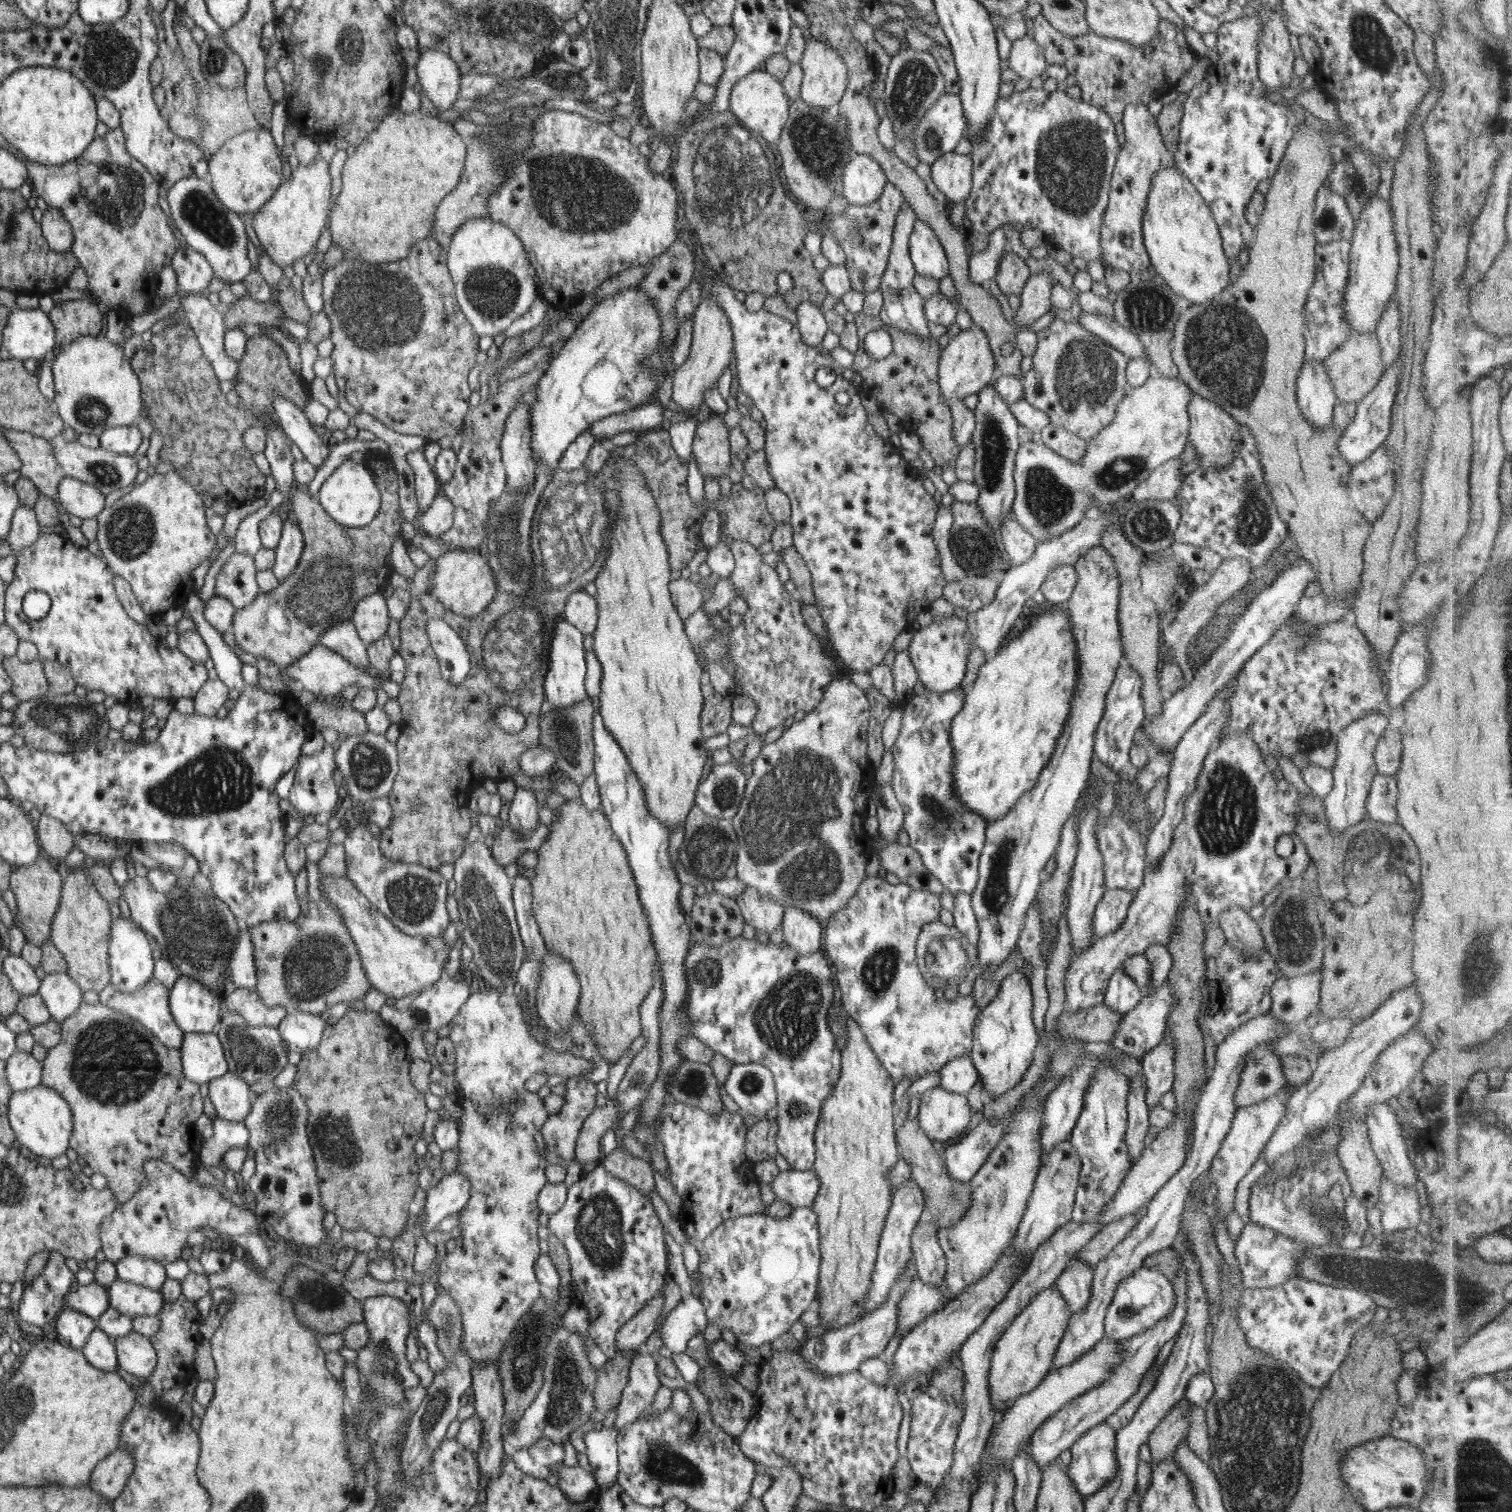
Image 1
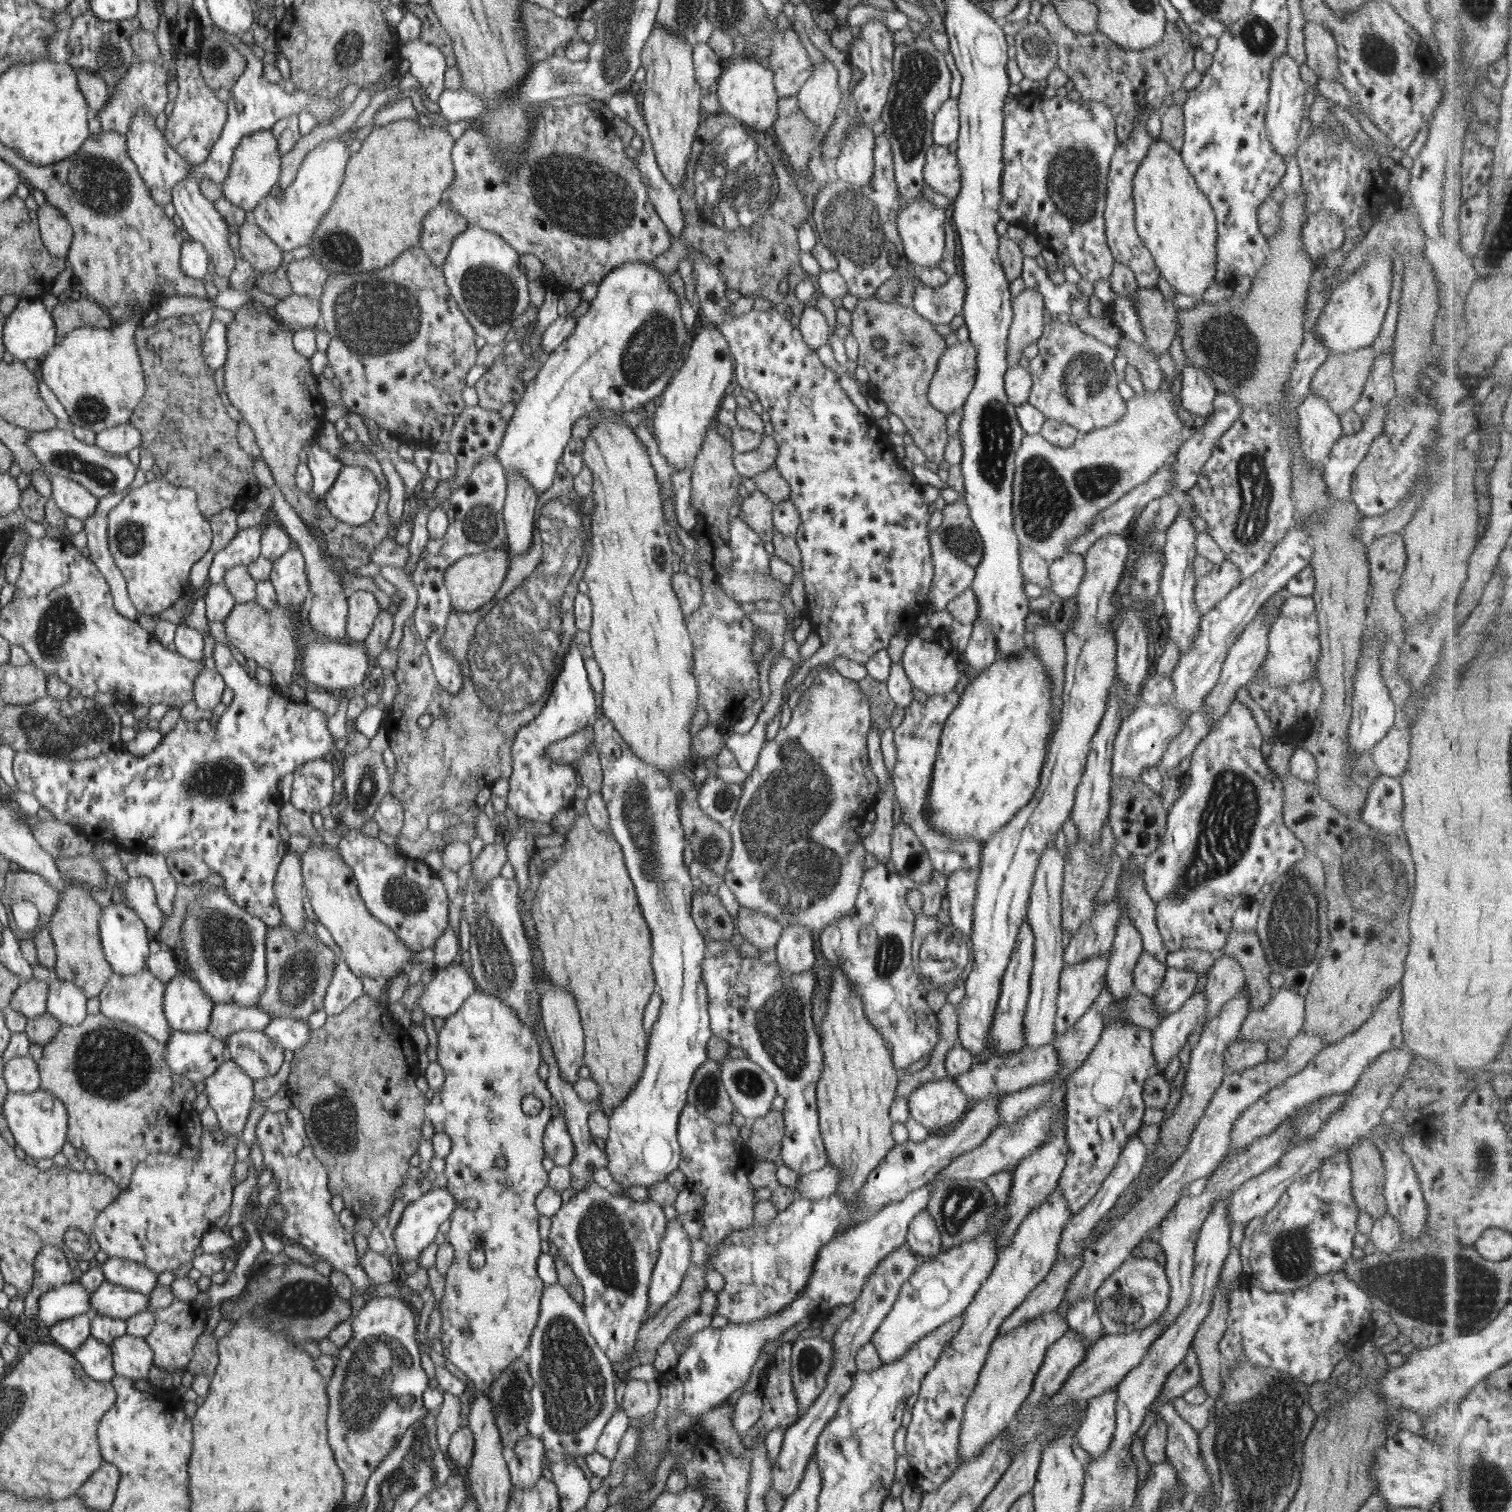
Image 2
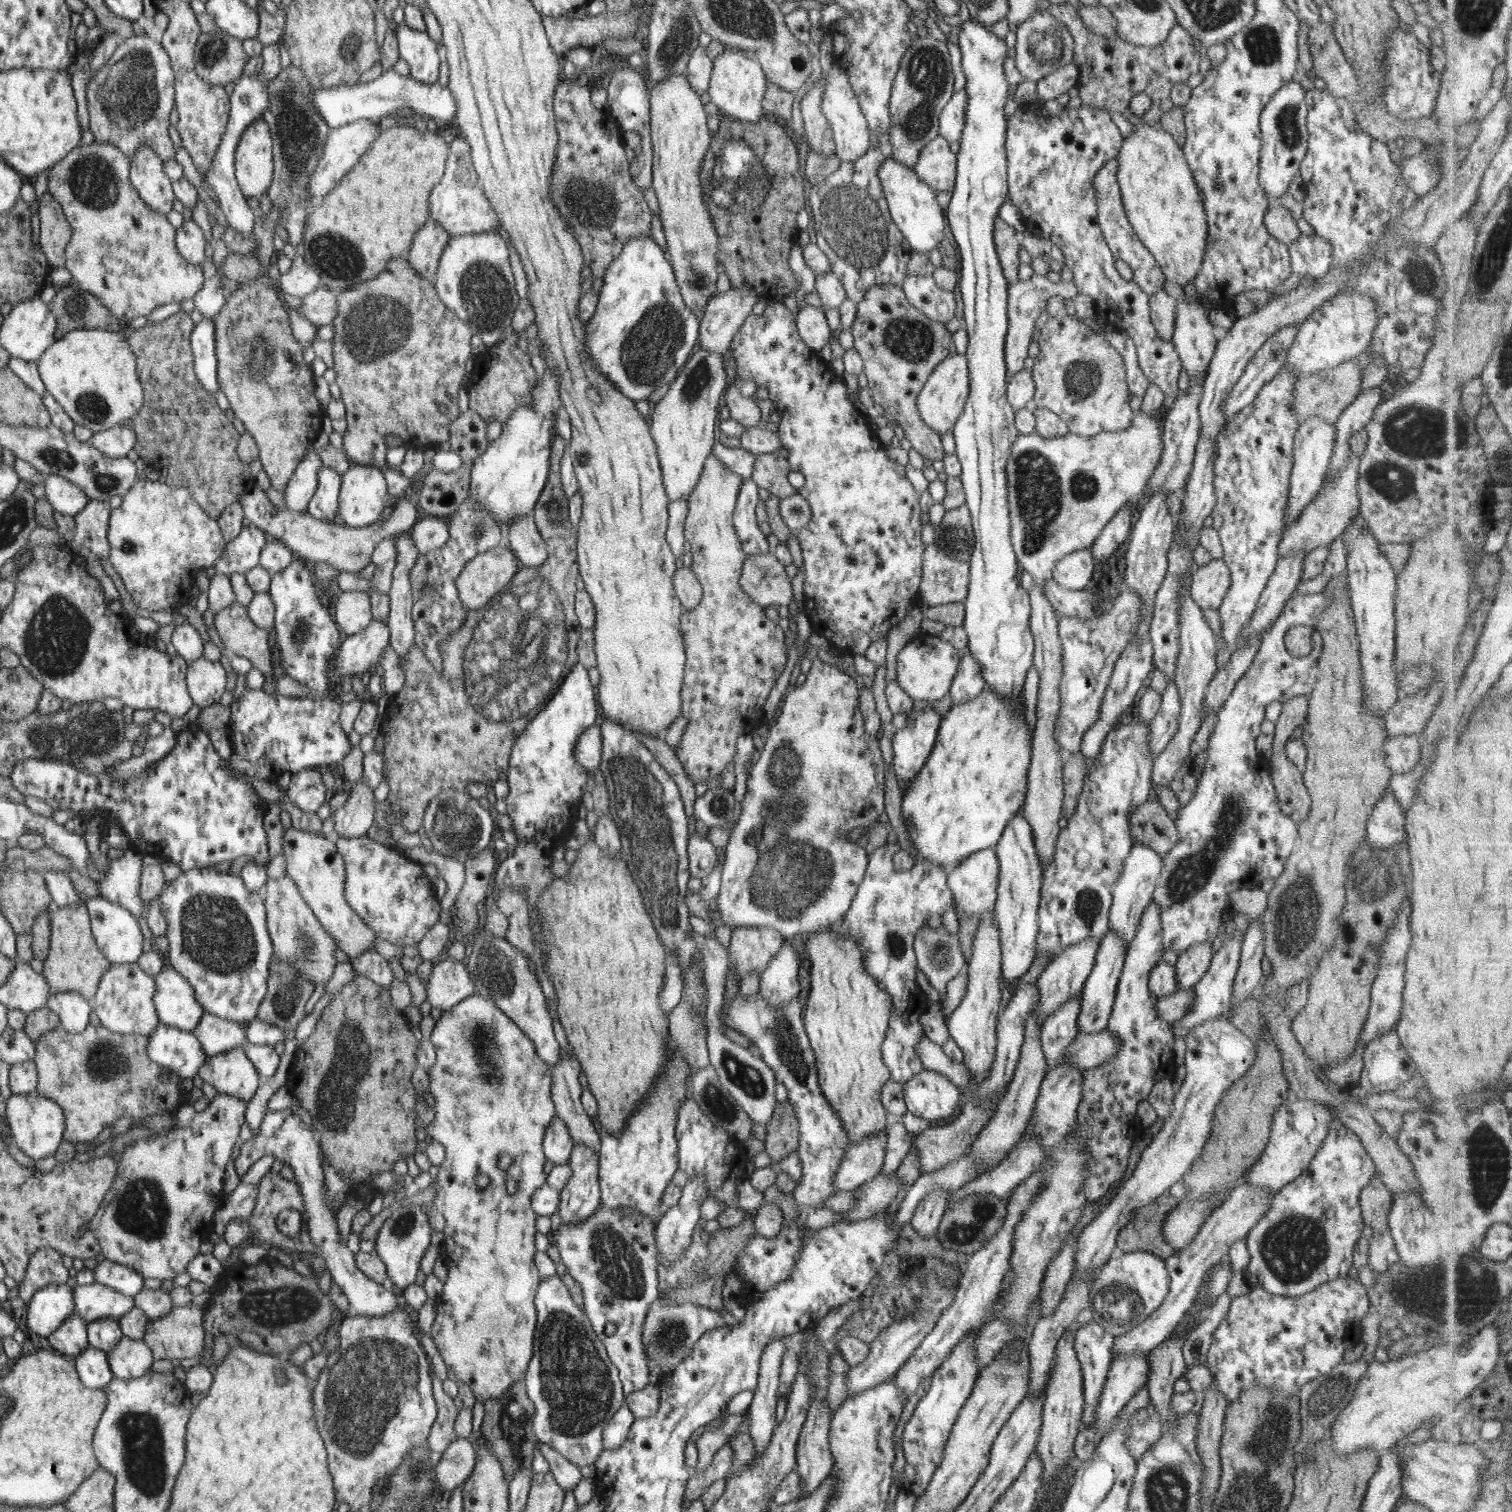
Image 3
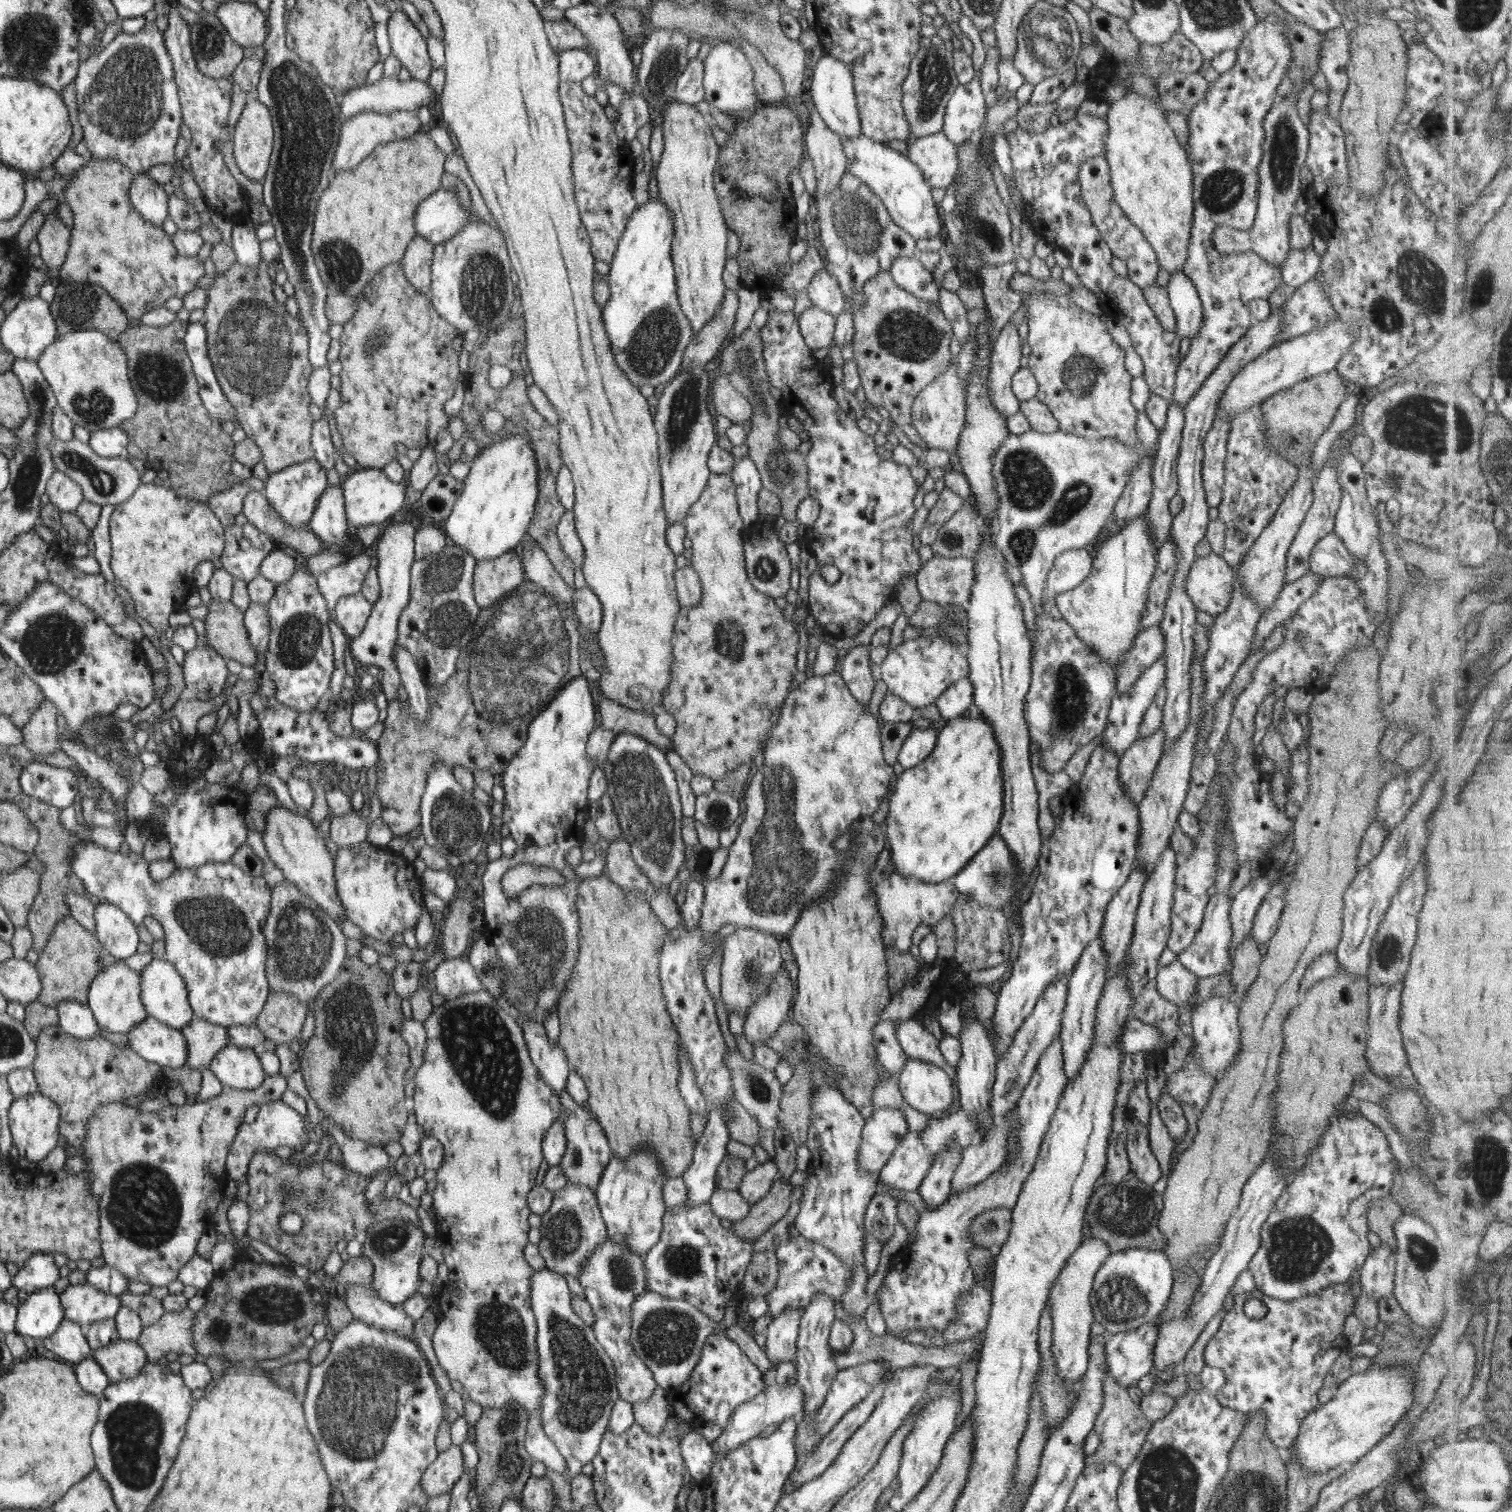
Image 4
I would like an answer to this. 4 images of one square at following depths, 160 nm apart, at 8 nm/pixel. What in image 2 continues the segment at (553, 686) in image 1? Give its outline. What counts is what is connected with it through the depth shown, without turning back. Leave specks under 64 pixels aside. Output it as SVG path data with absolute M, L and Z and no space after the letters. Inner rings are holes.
M572 643L564 657L563 671L556 679L555 688L547 706L539 712L536 720L531 720L519 728L512 748L514 768L509 776L509 793L507 806L516 812L517 816L534 822L550 823L554 814L564 810L574 801L574 792L578 790L576 772L573 766L568 766L562 760L553 761L545 755L545 750L557 740L568 738L575 732L583 730L596 714L594 691L586 674L585 659L576 644ZM536 782L540 784L534 784Z

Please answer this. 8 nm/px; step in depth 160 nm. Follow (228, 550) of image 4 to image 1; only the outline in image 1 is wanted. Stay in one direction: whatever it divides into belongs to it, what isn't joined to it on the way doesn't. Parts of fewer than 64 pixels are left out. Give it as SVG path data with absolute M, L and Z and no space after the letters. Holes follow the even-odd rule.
M276 490L274 494L271 494L266 506L262 506L262 508L256 510L256 512L247 515L240 522L236 535L233 537L235 552L255 556L255 554L263 548L259 535L260 523L266 520L270 513L276 511L276 506L280 509L291 497L291 493L283 495L282 492Z

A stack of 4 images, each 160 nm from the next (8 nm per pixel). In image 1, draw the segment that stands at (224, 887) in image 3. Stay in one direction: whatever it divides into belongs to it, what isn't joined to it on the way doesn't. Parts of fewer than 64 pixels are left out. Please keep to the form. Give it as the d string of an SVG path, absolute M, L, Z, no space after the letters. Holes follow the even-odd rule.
M248 926L240 931L238 944L235 946L231 960L231 971L228 972L228 981L231 989L258 988L259 976L255 965L255 945L252 942L251 932Z

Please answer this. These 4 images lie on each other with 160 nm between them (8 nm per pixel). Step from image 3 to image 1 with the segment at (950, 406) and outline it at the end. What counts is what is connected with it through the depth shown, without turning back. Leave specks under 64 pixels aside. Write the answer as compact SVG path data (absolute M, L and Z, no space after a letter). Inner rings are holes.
M975 323L972 328L962 330L958 335L950 338L948 345L941 352L939 358L938 385L940 393L947 402L954 399L965 399L980 393L988 382L997 377L997 365L990 348L987 334Z

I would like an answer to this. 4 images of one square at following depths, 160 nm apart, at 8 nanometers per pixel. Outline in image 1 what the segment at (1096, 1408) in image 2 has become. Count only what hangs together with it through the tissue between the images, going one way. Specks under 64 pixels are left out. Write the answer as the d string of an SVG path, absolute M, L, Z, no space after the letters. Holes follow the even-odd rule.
M1104 1421L1086 1431L1071 1447L1072 1458L1066 1467L1067 1473L1083 1502L1107 1482L1114 1480L1119 1471L1116 1459L1116 1433L1114 1428Z

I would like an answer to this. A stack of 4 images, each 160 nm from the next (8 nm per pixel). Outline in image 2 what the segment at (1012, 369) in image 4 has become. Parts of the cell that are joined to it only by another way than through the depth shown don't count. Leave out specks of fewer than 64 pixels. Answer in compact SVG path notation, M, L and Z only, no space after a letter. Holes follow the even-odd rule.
M1032 287L1011 299L1013 321L1007 338L1007 361L1011 366L1018 364L1024 348L1035 344L1045 328L1043 294Z

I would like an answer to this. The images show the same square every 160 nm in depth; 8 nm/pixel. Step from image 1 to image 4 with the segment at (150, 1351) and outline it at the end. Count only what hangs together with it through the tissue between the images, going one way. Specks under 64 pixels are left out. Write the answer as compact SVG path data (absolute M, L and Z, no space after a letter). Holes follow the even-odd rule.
M123 1339L98 1348L92 1354L111 1383L135 1379L150 1361L143 1346Z

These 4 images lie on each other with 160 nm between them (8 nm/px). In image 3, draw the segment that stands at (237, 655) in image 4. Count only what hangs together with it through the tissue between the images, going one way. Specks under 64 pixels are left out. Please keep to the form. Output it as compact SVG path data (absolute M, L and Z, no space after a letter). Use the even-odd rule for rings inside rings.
M234 602L229 607L219 610L215 614L213 626L230 654L247 658L268 679L276 678L276 674L272 672L272 654L270 654L270 646L268 646L268 636L266 636L264 628L259 628L247 615L247 605Z

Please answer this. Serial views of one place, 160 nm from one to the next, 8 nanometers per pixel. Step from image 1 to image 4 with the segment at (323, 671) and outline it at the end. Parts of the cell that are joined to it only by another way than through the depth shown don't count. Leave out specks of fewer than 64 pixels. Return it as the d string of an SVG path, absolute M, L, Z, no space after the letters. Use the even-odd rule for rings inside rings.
M403 519L387 523L383 526L383 532L378 541L378 566L380 592L375 608L367 620L360 636L351 640L348 644L349 651L355 662L362 662L367 666L377 666L381 670L380 684L386 699L396 699L401 684L401 676L393 659L394 644L397 642L397 626L402 611L409 601L411 583L411 566L415 561L415 534L417 529Z

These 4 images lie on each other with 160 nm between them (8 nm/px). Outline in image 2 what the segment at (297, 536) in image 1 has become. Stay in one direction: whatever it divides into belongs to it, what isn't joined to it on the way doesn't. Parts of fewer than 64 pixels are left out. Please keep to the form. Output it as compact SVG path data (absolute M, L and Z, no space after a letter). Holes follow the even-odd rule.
M291 546L276 562L273 562L269 581L275 588L277 607L300 608L308 594L308 580L304 572L302 552Z

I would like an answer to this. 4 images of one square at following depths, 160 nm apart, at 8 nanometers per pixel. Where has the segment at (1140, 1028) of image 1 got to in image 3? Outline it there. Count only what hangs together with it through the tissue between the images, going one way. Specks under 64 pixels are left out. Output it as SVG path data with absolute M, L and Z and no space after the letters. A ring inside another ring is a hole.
M1202 941L1179 953L1174 968L1177 990L1193 988L1208 971L1212 957L1210 941Z

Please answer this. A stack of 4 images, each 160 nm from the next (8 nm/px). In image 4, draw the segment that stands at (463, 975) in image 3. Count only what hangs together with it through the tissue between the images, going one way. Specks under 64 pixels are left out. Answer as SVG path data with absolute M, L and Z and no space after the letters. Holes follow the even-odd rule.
M466 957L445 959L437 967L432 973L434 990L442 994L446 1000L483 991L482 978Z

